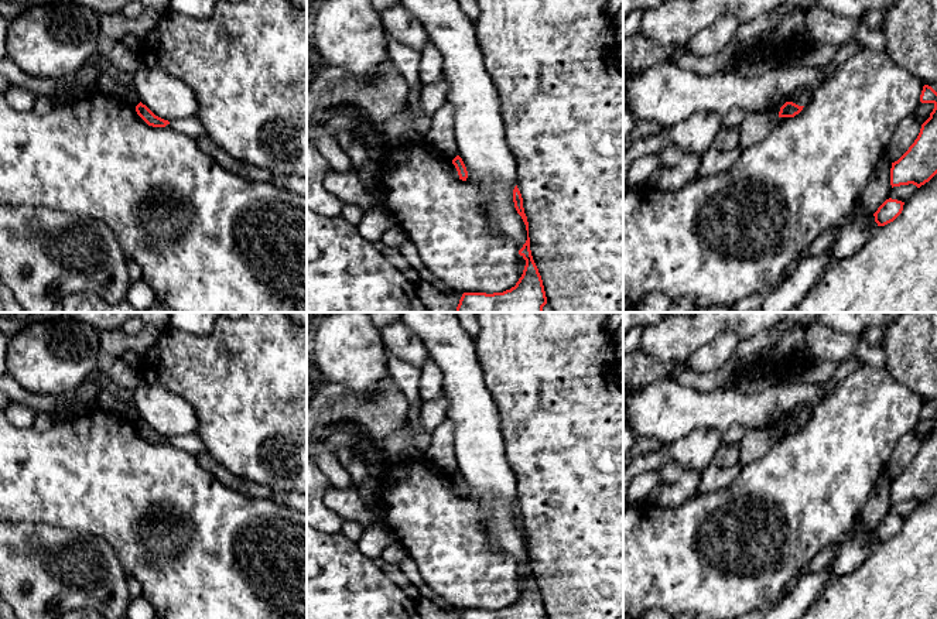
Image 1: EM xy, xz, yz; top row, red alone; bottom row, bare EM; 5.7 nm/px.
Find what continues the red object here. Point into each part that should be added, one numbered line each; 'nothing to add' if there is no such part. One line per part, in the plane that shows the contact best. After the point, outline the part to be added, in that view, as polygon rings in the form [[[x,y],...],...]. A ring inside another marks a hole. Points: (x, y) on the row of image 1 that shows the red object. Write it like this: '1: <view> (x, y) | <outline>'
nothing to add

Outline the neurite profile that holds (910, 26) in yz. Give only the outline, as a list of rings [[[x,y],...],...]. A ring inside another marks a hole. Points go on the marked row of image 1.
[[[897,0],[883,13],[883,31],[893,61],[924,85],[937,82],[937,0]]]

